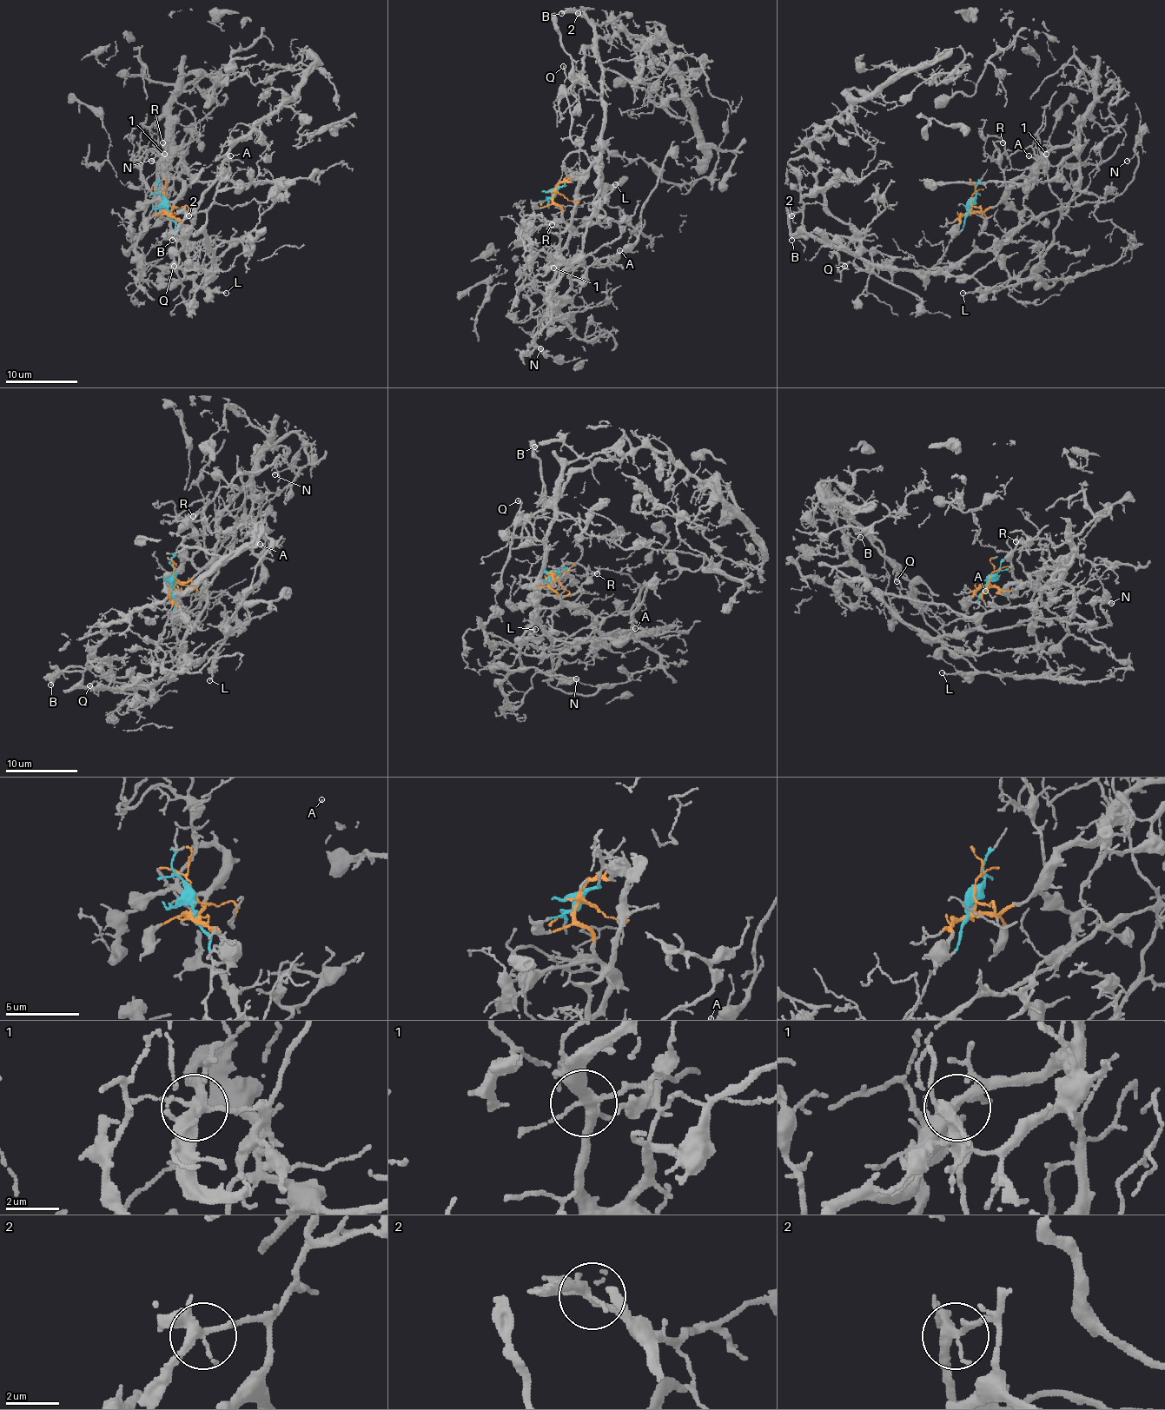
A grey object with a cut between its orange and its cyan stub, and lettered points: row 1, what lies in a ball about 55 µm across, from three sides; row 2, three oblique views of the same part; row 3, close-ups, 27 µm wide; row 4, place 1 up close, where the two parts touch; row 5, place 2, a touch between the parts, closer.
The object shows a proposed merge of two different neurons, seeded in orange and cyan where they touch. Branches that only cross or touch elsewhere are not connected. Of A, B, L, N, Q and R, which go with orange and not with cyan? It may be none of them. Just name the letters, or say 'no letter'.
A, R

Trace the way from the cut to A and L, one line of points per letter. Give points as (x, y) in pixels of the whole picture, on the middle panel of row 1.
A: (557, 192), (553, 202), (572, 228), (553, 254), (555, 296), (587, 269), (618, 258), (620, 249)
L: (557, 192), (565, 185), (562, 165), (572, 152), (582, 150), (597, 165), (595, 206), (615, 185)

